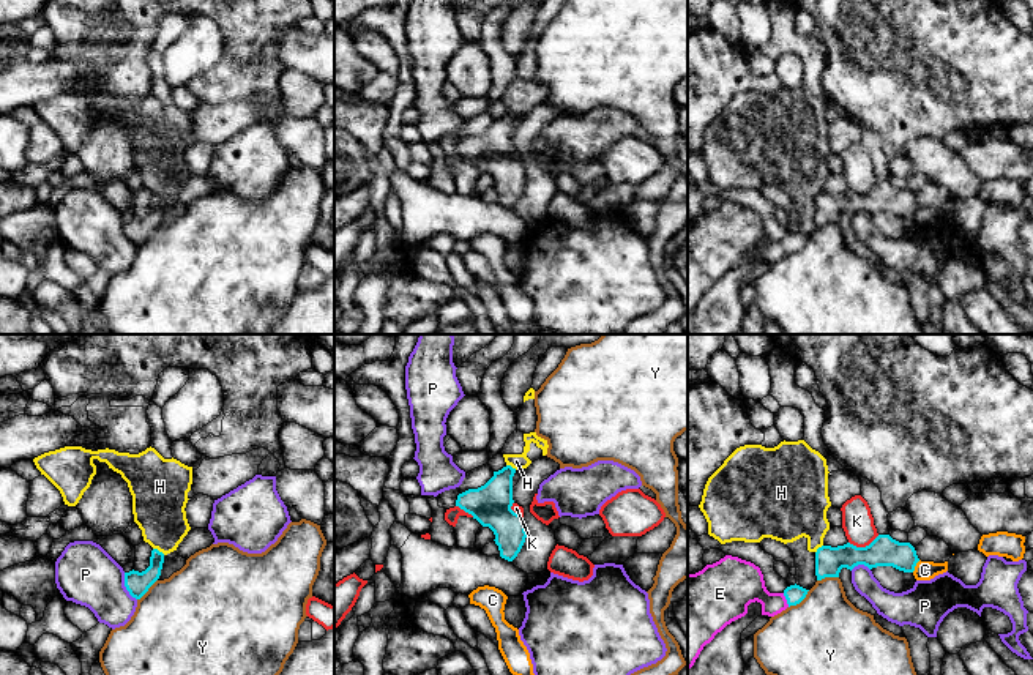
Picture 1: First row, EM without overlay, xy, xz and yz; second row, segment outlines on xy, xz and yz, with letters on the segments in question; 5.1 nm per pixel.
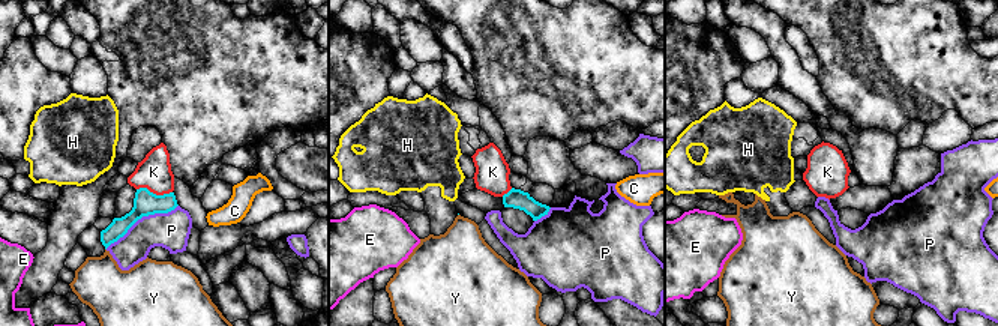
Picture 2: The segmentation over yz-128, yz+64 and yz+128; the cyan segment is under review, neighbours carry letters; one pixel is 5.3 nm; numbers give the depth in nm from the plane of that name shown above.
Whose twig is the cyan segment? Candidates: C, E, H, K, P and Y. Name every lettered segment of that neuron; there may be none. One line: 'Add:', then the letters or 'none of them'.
Add: E

